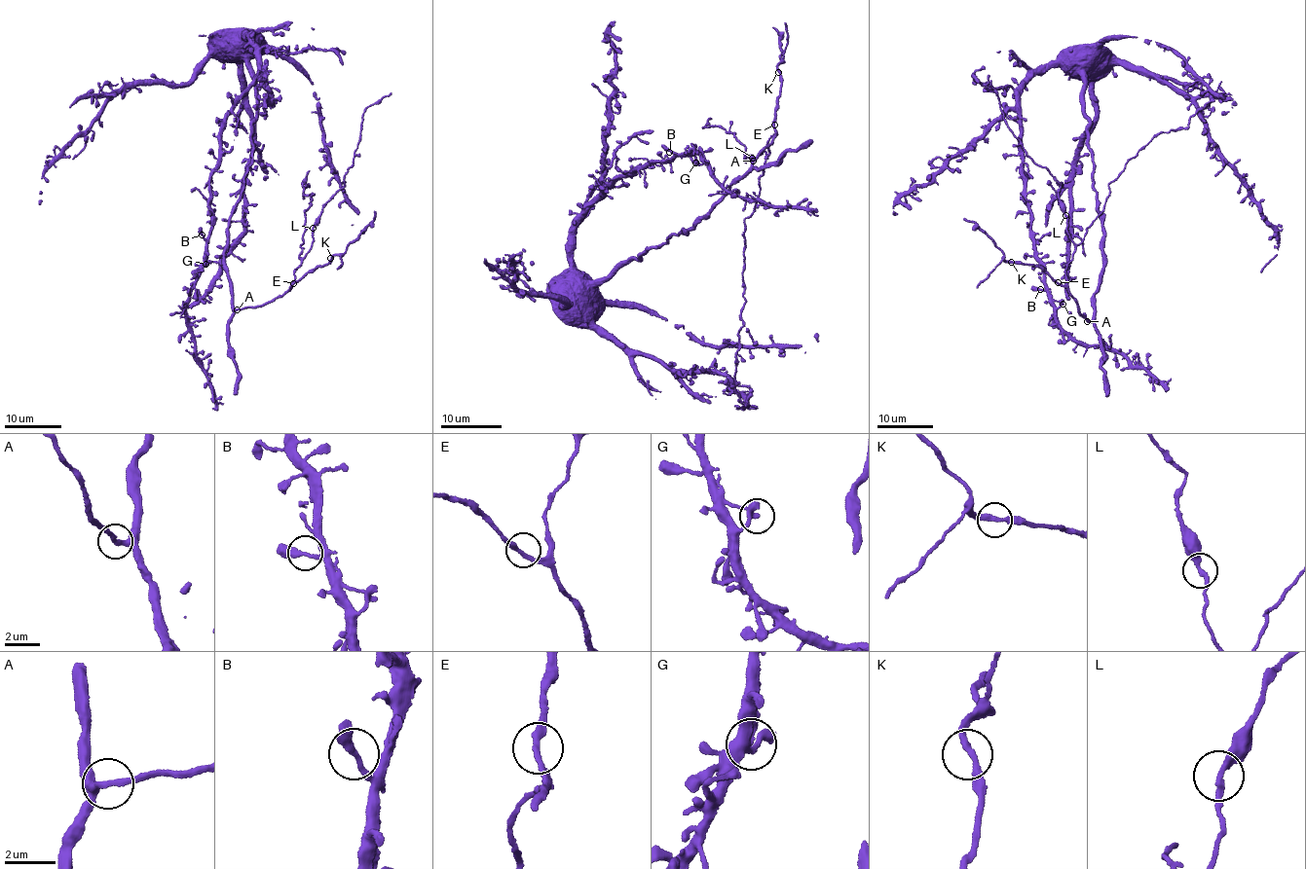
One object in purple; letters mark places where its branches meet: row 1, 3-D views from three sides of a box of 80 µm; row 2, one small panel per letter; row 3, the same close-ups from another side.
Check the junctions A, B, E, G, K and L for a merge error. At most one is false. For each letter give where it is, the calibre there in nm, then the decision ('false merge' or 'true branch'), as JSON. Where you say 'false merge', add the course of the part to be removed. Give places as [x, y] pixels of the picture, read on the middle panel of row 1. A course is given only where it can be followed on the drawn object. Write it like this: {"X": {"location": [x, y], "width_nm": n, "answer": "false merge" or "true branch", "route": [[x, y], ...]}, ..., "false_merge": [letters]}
{"A": {"location": [753, 161], "width_nm": 240, "answer": "true branch"}, "B": {"location": [669, 152], "width_nm": 260, "answer": "true branch"}, "E": {"location": [774, 125], "width_nm": 240, "answer": "true branch"}, "G": {"location": [695, 162], "width_nm": 300, "answer": "true branch"}, "K": {"location": [778, 72], "width_nm": 280, "answer": "true branch"}, "L": {"location": [752, 158], "width_nm": 280, "answer": "true branch"}, "false_merge": []}

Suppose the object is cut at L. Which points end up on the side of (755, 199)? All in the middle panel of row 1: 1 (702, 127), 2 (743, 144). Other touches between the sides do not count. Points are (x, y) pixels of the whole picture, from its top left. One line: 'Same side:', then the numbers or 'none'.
Same side: none

